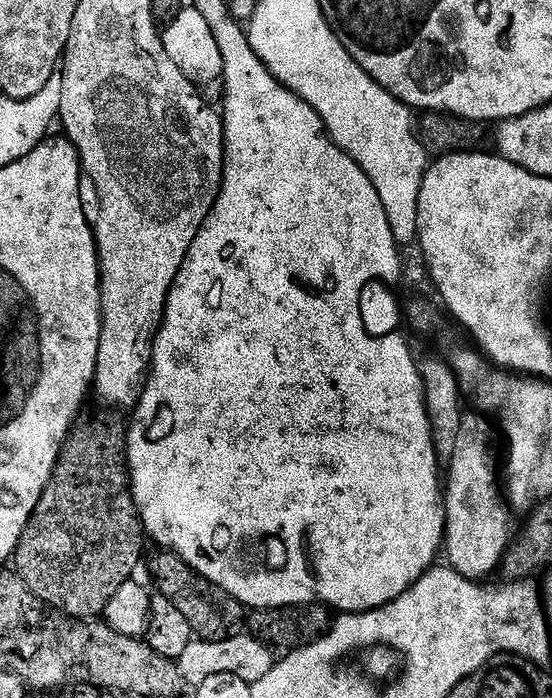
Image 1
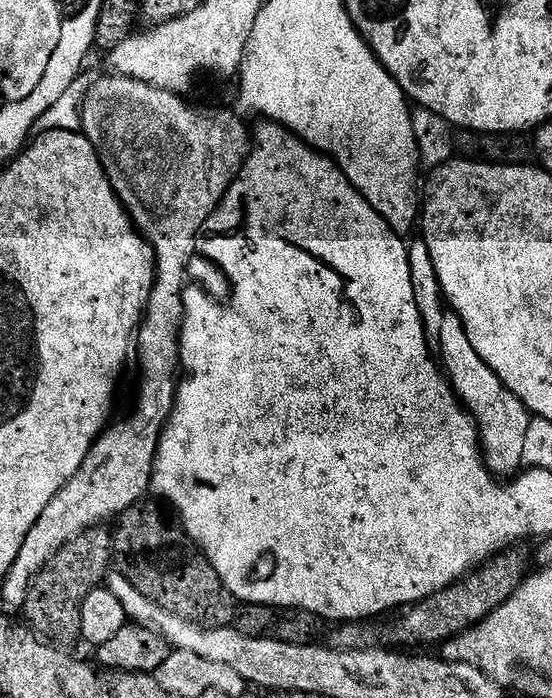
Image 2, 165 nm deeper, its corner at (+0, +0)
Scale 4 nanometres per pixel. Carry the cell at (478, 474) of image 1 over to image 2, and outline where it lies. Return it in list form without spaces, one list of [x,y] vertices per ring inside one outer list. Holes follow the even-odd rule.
[[[451,310],[445,311],[442,318],[442,338],[438,349],[438,360],[448,383],[456,392],[456,397],[476,421],[476,431],[480,434],[480,450],[484,454],[484,464],[488,467],[488,471],[496,478],[515,477],[523,465],[526,432],[530,429],[533,415],[528,411],[528,407],[503,384],[498,374],[494,374],[494,370],[490,370],[490,366],[486,366],[486,362],[478,358],[478,350],[474,350],[473,344],[470,343],[470,334],[466,334],[466,326],[462,318],[458,318],[458,314]]]

